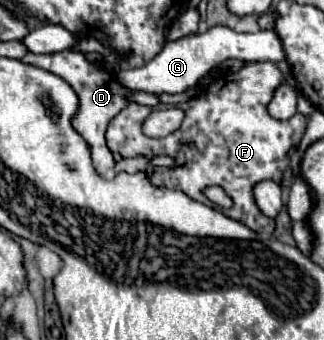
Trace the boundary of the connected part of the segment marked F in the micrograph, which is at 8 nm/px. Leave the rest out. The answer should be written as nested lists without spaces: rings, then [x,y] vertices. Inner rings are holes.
[[[256,62],[244,64],[240,72],[226,74],[218,80],[208,92],[194,96],[192,100],[184,102],[184,122],[182,126],[164,136],[164,138],[146,138],[142,132],[142,122],[154,110],[150,106],[128,104],[118,116],[112,118],[106,140],[112,152],[122,154],[124,158],[132,156],[160,156],[168,154],[176,162],[172,168],[154,168],[150,180],[154,186],[166,186],[174,190],[182,190],[192,200],[198,200],[206,206],[214,206],[206,196],[204,188],[220,186],[232,198],[232,210],[226,210],[228,218],[234,218],[254,230],[256,234],[270,236],[274,230],[274,220],[262,216],[258,206],[254,204],[252,188],[258,180],[282,180],[282,172],[288,168],[288,150],[298,146],[307,124],[307,118],[302,114],[295,114],[288,122],[274,120],[266,104],[272,100],[274,90],[280,84],[290,84],[295,88],[298,96],[301,92],[296,87],[296,80],[292,74],[284,74],[274,62]]]

